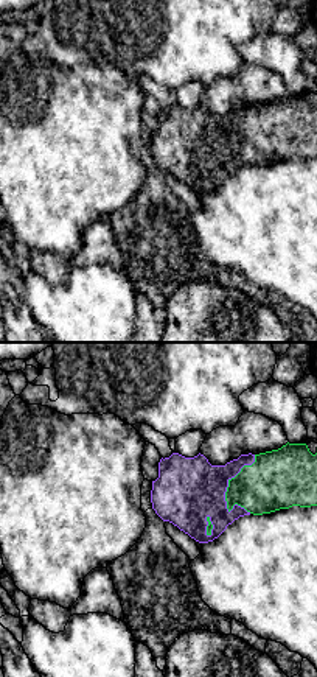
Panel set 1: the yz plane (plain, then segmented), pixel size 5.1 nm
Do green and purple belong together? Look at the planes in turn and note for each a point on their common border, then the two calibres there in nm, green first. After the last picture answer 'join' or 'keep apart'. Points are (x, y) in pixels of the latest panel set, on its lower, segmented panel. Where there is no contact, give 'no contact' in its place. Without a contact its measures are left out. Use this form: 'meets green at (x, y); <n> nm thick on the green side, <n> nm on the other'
meets green at (229, 481); 300 nm thick on the green side, 340 nm on the other

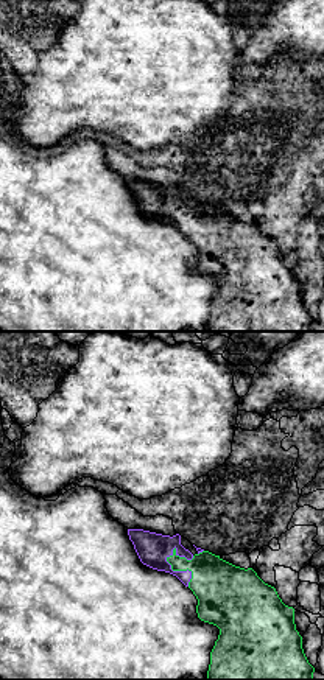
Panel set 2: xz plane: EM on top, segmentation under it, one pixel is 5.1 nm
meets green at (176, 570); 280 nm thick on the green side, 160 nm on the other

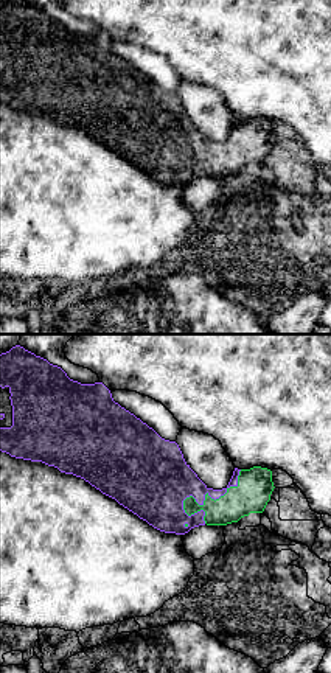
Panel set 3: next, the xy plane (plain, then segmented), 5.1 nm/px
meets green at (210, 498); 180 nm thick on the green side, 280 nm on the other

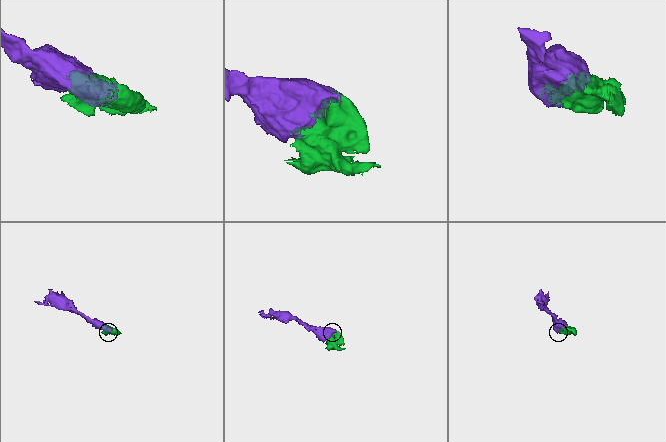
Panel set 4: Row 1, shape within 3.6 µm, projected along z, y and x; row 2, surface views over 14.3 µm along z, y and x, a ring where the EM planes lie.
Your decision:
join

